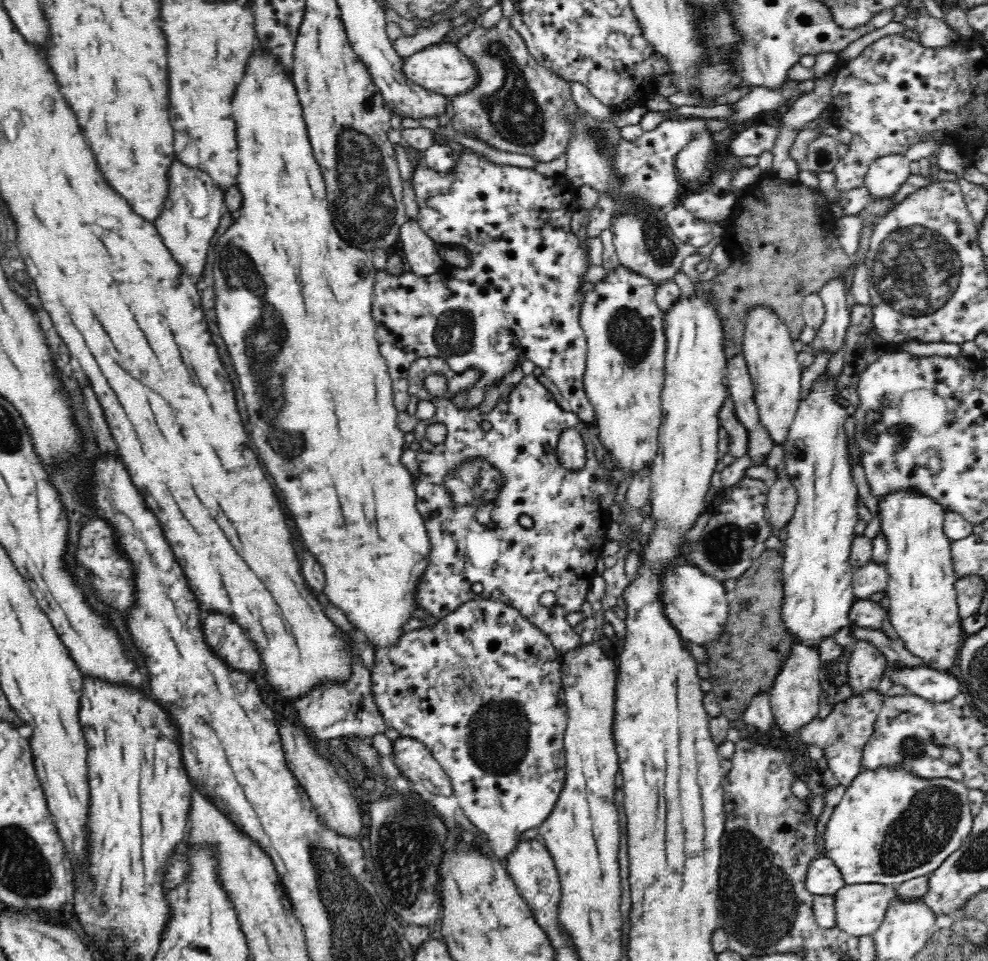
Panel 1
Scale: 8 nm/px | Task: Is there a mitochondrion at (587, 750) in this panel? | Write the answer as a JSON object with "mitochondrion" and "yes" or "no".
{"mitochondrion":"no"}

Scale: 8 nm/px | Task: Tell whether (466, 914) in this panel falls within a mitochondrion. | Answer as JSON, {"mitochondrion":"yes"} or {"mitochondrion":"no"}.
{"mitochondrion":"no"}

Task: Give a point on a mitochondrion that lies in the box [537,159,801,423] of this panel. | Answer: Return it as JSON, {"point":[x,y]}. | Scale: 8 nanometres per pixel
{"point":[629,335]}

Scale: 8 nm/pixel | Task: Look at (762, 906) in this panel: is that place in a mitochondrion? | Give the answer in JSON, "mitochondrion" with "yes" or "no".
{"mitochondrion":"yes"}

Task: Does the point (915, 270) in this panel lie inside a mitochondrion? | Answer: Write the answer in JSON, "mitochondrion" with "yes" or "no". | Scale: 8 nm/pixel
{"mitochondrion":"yes"}

